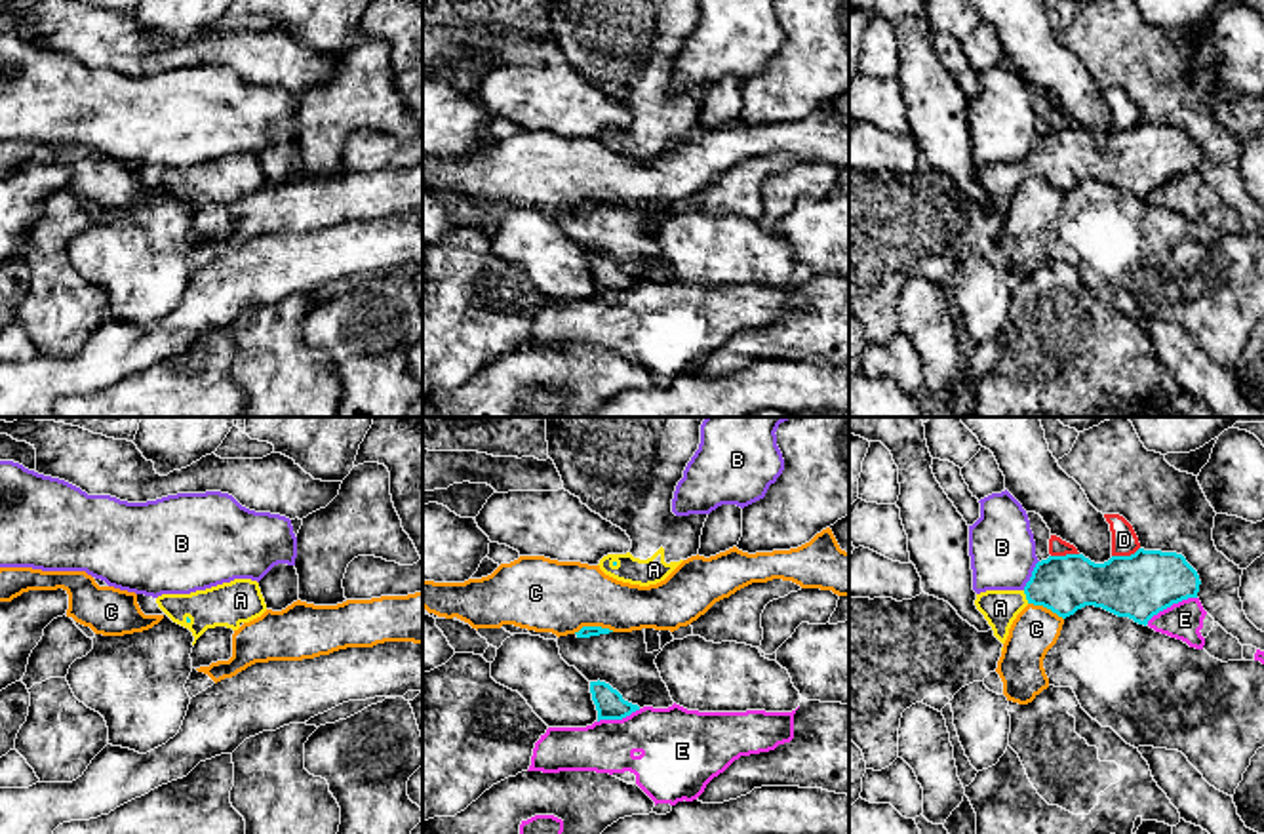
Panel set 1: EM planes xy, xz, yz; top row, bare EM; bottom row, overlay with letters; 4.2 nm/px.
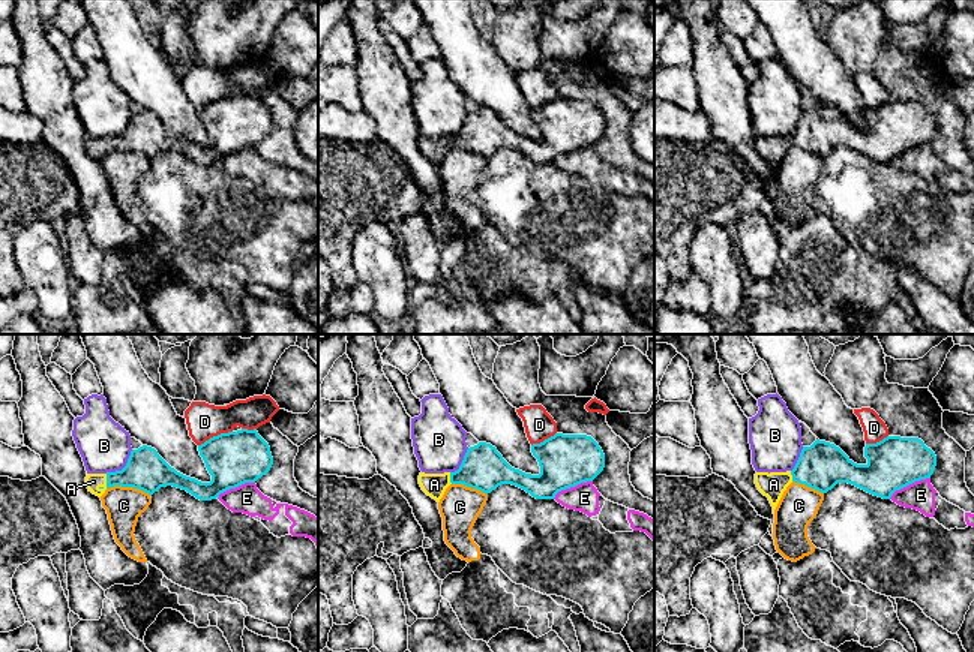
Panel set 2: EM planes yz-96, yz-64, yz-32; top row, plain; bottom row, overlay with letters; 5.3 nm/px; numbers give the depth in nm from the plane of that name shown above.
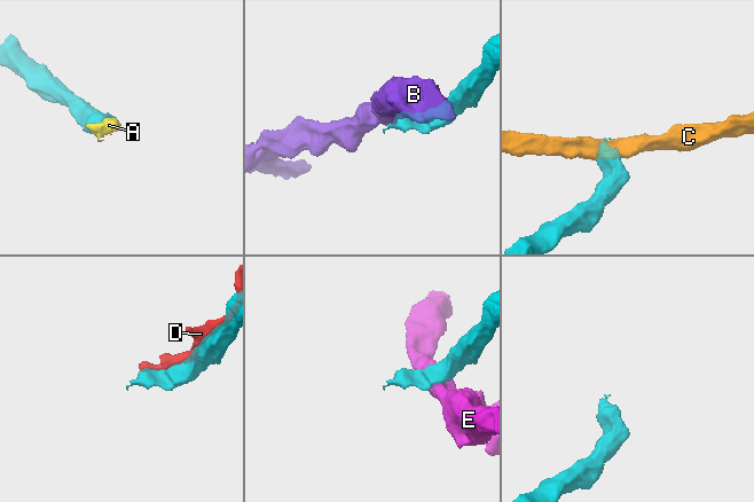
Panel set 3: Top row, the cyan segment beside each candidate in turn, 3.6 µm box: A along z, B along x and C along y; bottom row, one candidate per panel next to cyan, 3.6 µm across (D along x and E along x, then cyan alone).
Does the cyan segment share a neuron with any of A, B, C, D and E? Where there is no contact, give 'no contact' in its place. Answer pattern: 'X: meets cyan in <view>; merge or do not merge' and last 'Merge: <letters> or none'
A: meets cyan in yz; merge
B: meets cyan in yz; do not merge
C: meets cyan in xz; do not merge
D: meets cyan in yz; do not merge
E: meets cyan in yz; do not merge
Merge: A

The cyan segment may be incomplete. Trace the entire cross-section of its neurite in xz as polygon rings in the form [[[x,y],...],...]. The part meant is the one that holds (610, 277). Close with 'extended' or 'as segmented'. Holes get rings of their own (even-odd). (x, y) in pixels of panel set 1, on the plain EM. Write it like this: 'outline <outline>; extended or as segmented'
outline [[[590,255],[590,267],[598,284],[598,295],[622,293],[640,284],[638,278],[624,274],[622,268],[605,255]]]; as segmented

